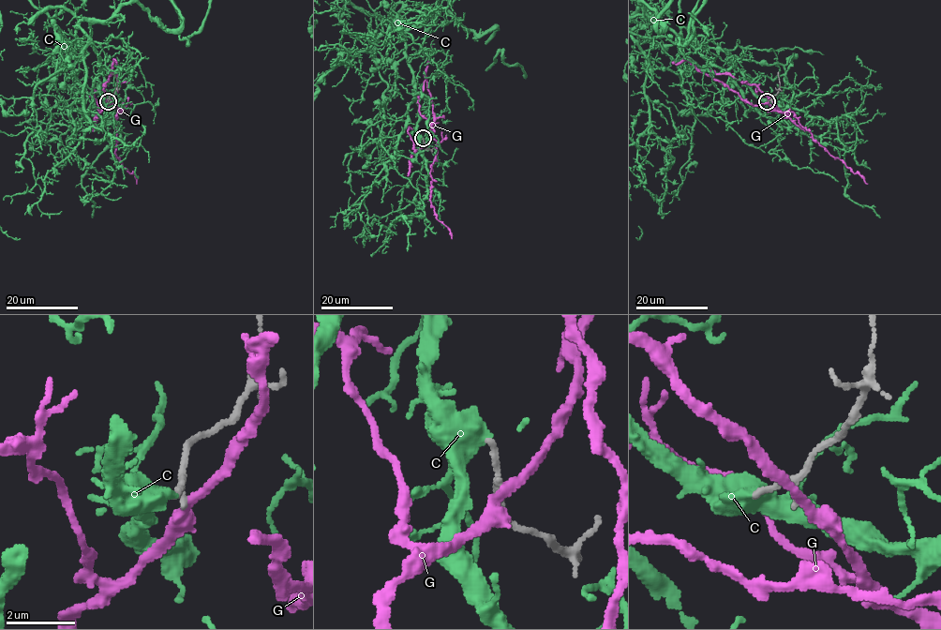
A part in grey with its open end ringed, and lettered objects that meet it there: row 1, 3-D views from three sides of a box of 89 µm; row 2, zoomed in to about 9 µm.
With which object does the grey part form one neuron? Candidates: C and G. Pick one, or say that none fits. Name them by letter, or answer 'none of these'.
none of these

